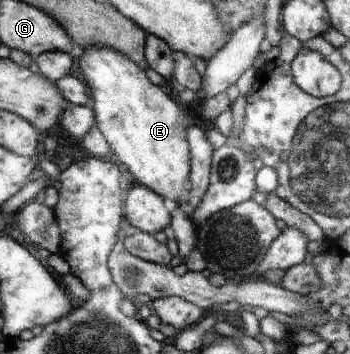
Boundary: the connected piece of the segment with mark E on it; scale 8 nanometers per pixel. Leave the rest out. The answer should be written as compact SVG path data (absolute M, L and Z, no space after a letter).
M93 46L81 51L75 60L91 89L96 125L115 158L128 168L128 179L149 186L167 202L187 202L186 179L190 176L191 158L185 130L189 116L161 90L161 84L151 84L143 68L122 51Z

